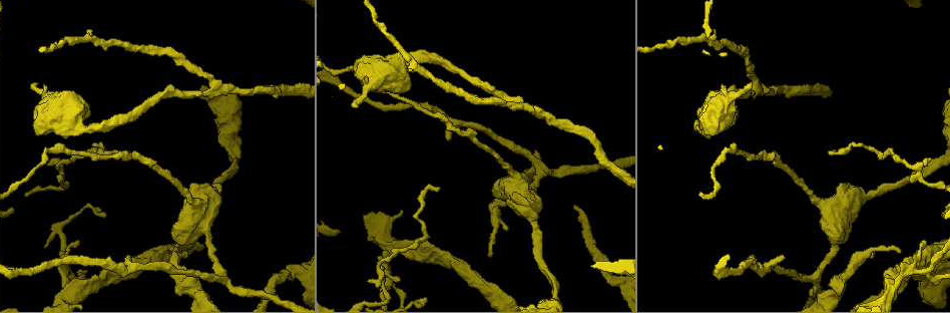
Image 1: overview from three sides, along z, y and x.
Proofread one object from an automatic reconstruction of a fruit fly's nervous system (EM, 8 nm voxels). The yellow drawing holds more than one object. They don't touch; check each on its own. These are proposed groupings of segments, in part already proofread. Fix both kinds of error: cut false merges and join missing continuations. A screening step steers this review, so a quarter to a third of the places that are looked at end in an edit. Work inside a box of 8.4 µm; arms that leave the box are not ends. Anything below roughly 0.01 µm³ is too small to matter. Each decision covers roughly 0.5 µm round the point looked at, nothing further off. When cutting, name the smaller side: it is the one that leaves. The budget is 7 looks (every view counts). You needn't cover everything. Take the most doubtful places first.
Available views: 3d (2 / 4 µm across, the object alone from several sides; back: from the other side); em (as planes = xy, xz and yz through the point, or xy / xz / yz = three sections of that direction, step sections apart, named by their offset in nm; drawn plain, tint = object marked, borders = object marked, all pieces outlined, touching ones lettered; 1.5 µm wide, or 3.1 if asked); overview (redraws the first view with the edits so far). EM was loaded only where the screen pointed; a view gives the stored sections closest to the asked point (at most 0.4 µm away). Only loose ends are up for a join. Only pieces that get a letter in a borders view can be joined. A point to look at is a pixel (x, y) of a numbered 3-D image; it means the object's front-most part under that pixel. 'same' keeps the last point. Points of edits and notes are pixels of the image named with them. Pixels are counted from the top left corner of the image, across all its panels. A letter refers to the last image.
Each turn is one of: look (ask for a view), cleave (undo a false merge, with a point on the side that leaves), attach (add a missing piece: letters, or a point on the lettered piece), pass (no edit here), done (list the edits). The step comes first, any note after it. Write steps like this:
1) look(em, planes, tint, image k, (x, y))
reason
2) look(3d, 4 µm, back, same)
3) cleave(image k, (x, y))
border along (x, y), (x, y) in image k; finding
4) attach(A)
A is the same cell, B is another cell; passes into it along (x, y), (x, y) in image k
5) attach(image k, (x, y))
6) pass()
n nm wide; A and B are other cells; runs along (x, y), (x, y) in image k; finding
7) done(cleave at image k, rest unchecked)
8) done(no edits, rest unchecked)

look(em, planes, borders, image 1, (167, 252))
tapers out

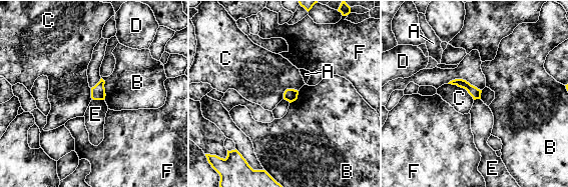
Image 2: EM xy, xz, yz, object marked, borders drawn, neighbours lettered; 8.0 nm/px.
pass()
80 nm wide; A, B, C, D, E and F are other cells; border along (448, 83), (464, 88), (474, 99) in image 2; no lettered piece goes on from it

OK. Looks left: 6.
look(em, planes, borders, image 1, (750, 84))

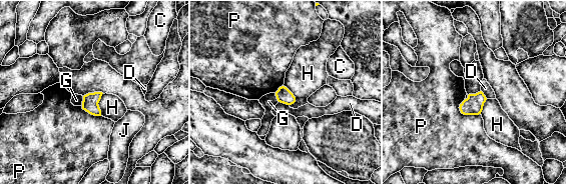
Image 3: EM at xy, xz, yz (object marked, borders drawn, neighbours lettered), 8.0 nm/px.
pass()
C, D, G, H, J and P are other cells; border along (278, 101), (289, 105) in image 3; none of them fits

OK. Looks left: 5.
look(3d, 2 µm, image 1, (392, 244))
three arms meet

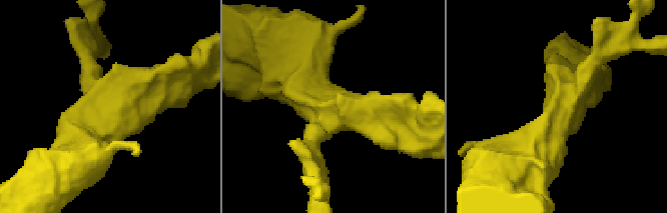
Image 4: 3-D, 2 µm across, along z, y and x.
look(em, planes, borders, image 4, (107, 108))
3 arms; arms of 180, 300, 440 nm; now the EM

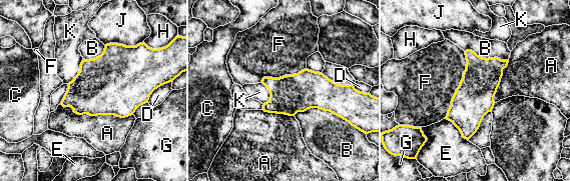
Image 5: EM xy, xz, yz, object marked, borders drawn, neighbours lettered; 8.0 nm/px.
pass()
A, B, C, D, E, F, G, H, J and K are other cells; border along (465, 51), (466, 69), (444, 117) in image 5; continuous, no second neuron

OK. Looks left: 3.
done(no edits, rest unchecked)

